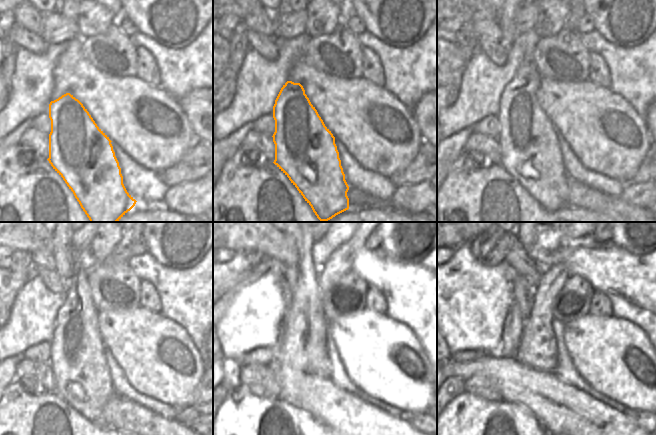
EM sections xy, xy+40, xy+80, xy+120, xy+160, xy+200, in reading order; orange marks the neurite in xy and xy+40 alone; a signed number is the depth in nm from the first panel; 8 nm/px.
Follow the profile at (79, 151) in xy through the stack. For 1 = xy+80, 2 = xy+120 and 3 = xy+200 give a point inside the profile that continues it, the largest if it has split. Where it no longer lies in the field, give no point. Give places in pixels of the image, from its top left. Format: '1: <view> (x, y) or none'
1: xy+80 (530, 152)
2: xy+120 (78, 363)
3: xy+200 (527, 242)

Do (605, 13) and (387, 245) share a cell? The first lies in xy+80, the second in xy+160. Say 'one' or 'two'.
one

